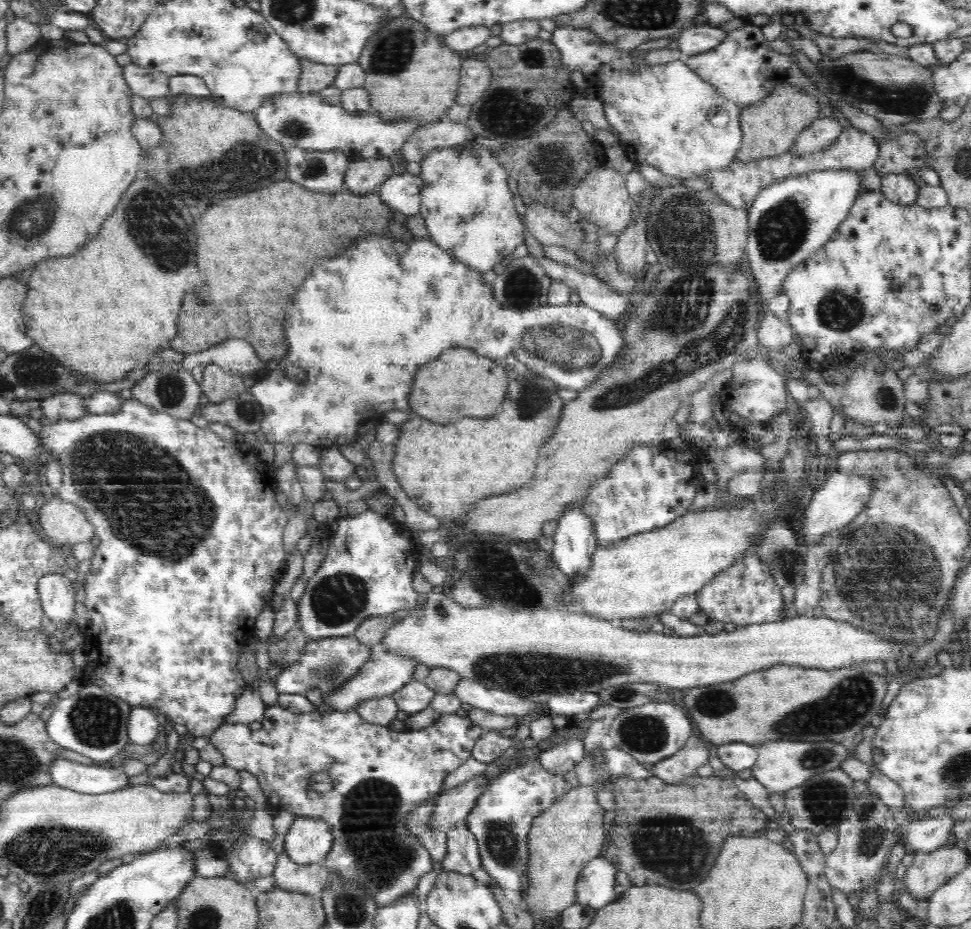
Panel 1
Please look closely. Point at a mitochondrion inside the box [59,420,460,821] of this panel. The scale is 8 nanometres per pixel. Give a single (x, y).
(124, 476)

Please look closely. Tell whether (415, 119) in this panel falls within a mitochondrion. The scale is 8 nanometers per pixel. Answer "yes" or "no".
no

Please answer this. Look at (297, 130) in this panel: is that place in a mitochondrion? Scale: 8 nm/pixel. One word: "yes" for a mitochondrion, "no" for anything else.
yes

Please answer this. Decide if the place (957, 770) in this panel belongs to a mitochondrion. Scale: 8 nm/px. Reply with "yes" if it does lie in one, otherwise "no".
yes

